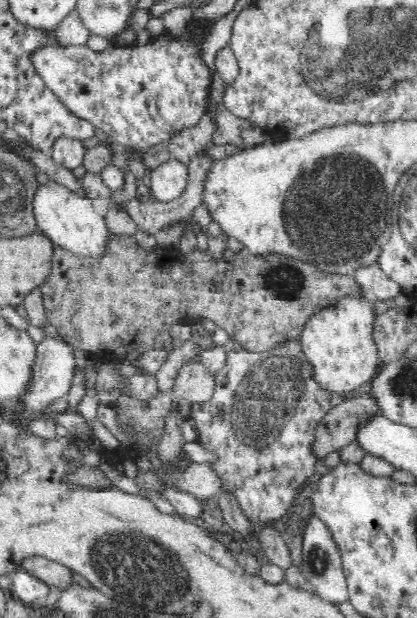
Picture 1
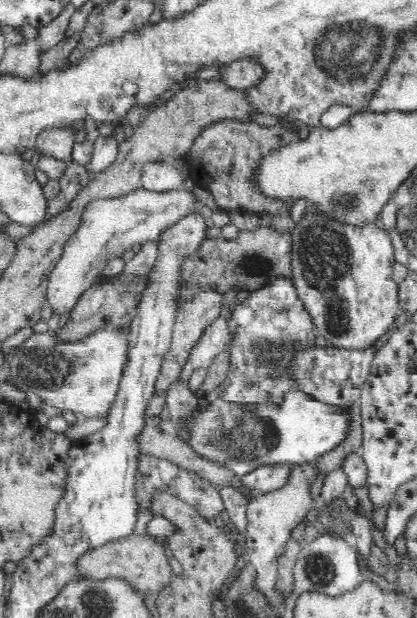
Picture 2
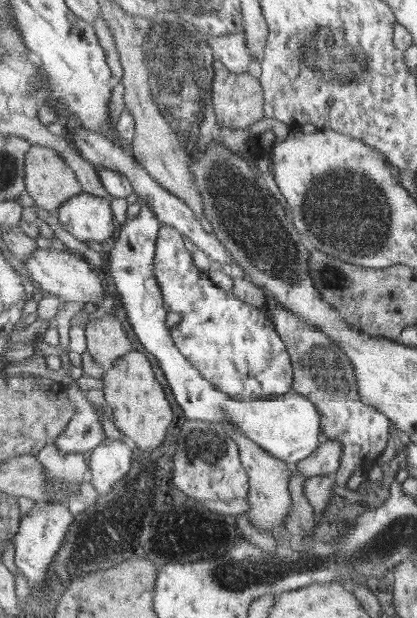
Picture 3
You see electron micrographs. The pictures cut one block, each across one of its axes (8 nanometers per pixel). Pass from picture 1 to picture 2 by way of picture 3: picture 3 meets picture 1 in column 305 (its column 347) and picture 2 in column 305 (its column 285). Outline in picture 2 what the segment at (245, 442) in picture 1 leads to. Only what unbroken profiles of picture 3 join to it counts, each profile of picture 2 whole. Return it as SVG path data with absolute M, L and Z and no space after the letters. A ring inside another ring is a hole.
M270 278L262 288L248 293L248 298L234 309L229 320L232 341L227 377L202 399L220 398L240 405L262 401L280 402L282 394L293 388L284 368L294 354L294 342L315 342L314 323L291 278Z

